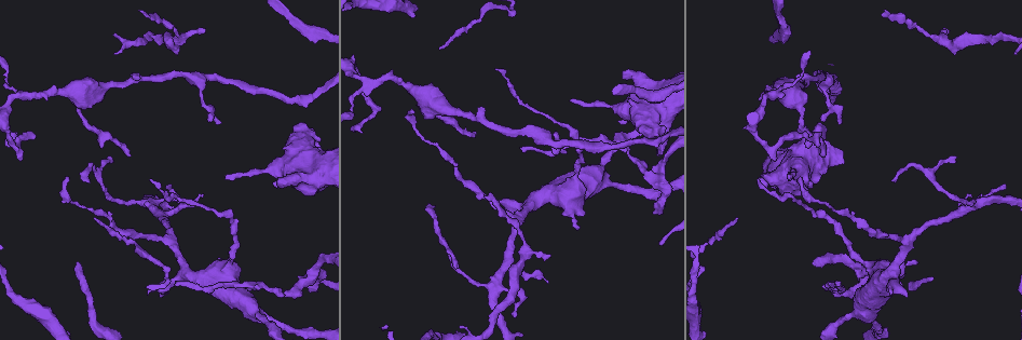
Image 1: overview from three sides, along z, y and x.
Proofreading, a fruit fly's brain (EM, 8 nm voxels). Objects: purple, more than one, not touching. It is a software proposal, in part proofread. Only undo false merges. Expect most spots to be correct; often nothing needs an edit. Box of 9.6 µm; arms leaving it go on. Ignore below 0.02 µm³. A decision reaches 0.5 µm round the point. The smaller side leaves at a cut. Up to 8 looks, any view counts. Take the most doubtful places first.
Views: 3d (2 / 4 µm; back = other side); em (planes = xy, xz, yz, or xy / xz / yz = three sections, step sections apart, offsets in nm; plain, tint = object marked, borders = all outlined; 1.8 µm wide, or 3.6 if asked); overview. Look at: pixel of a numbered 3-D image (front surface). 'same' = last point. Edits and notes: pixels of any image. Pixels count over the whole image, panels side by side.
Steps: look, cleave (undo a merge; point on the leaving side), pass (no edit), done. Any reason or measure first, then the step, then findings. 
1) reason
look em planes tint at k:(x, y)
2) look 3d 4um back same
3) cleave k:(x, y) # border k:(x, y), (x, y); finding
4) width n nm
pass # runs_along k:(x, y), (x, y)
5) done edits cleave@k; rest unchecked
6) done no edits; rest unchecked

sudden change in width
look 3d 4um at 1:(250, 309)

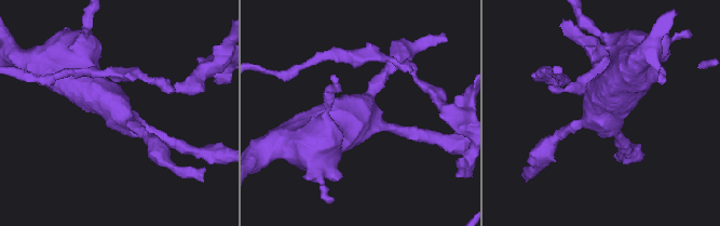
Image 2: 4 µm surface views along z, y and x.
now the EM
look em planes tint at 2:(359, 125)

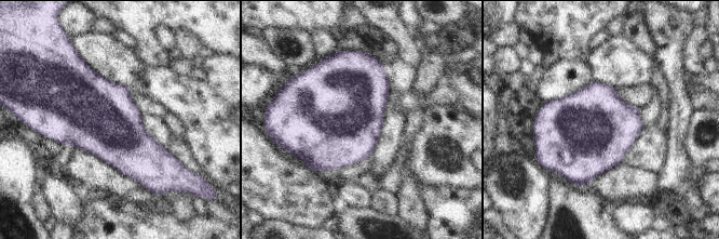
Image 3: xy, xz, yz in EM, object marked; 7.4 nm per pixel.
pass # one neuron here

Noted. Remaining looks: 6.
look 3d 2um back at 1:(769, 148)

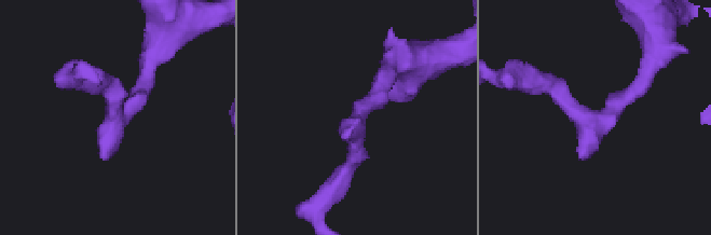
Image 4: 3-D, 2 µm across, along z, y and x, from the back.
need the tissue
look em xy step 8 plain at 4:(363, 114)

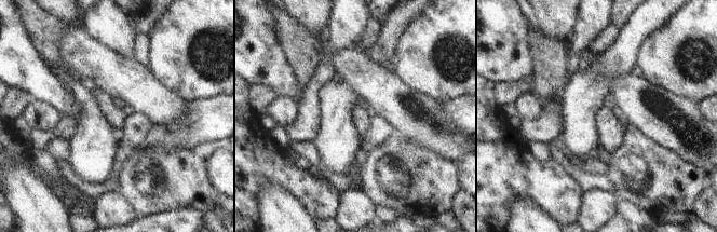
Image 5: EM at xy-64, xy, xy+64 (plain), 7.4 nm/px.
look em xy step 8 tint same

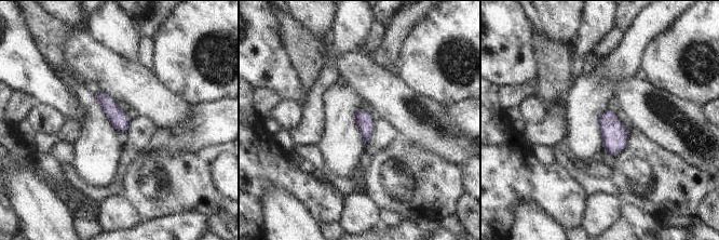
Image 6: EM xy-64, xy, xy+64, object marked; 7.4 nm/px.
pass # one neuron here

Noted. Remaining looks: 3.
a fork
look 3d 4um at 1:(493, 287)

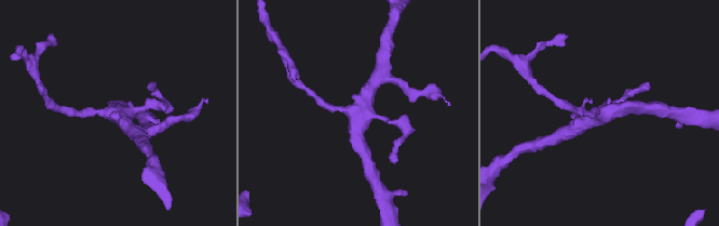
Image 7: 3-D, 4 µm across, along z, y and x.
look em planes tint at 7:(116, 115)

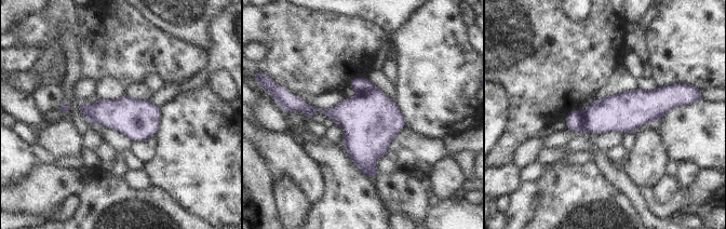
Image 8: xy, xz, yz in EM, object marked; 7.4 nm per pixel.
pass # runs_along 8:(669, 104), (609, 112), (569, 126); one neuron here

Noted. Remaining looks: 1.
done no edits; rest unchecked

